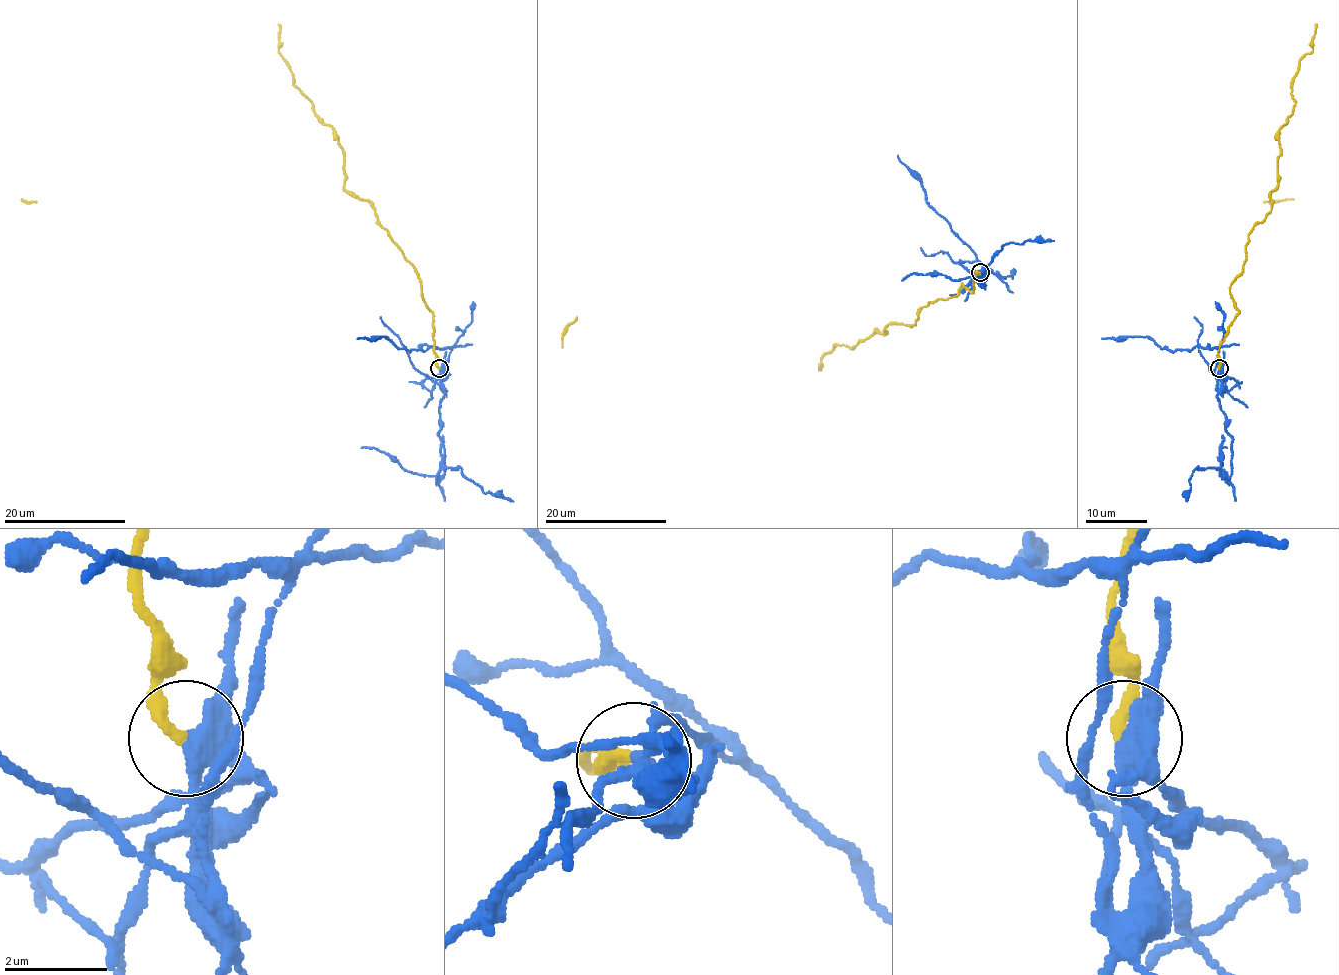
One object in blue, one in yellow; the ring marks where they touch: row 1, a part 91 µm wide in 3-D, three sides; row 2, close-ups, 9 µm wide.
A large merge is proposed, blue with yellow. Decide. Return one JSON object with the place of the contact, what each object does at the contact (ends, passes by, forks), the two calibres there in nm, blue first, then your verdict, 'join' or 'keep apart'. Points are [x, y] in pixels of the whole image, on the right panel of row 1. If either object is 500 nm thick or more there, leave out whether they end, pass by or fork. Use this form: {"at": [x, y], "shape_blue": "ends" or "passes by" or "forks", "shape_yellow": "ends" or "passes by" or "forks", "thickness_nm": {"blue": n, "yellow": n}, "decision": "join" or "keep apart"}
{"at": [1219, 368], "shape_blue": "forks", "shape_yellow": "ends", "thickness_nm": {"blue": 320, "yellow": 240}, "decision": "keep apart"}

